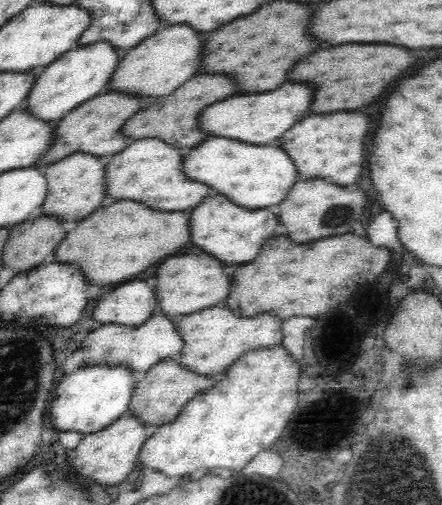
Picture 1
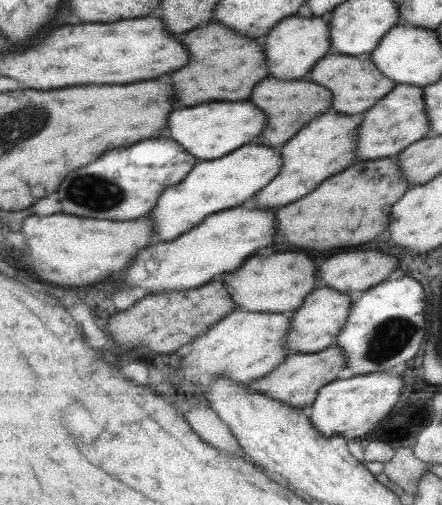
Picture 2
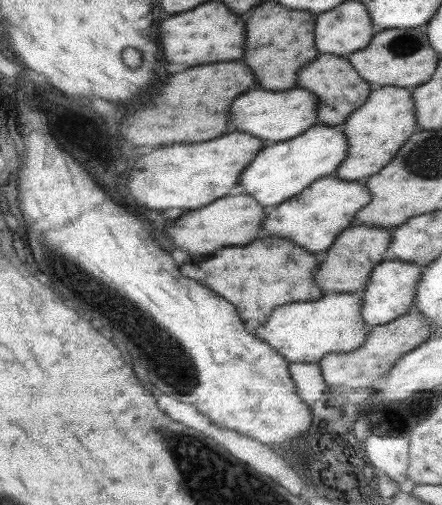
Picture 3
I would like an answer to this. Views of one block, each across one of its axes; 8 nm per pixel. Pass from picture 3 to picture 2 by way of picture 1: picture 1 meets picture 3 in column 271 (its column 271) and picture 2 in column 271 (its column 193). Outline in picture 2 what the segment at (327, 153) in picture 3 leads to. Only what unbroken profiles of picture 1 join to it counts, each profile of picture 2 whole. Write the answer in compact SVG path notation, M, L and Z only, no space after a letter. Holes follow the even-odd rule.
M257 139L236 148L217 160L196 162L187 176L179 181L179 184L167 186L161 191L161 196L157 197L157 204L149 212L153 234L159 240L169 242L199 224L205 216L209 216L213 212L250 202L255 192L259 192L275 174L279 173L281 163L283 160L281 160L278 148L265 146Z

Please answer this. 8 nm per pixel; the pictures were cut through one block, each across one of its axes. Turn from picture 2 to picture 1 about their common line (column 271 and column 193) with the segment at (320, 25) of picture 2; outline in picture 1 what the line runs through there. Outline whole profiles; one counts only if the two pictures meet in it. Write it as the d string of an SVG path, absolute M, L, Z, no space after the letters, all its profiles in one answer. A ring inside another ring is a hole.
M186 24L163 26L154 35L122 55L122 60L106 90L140 94L147 101L162 98L180 88L186 80L200 72L204 58L204 38Z

